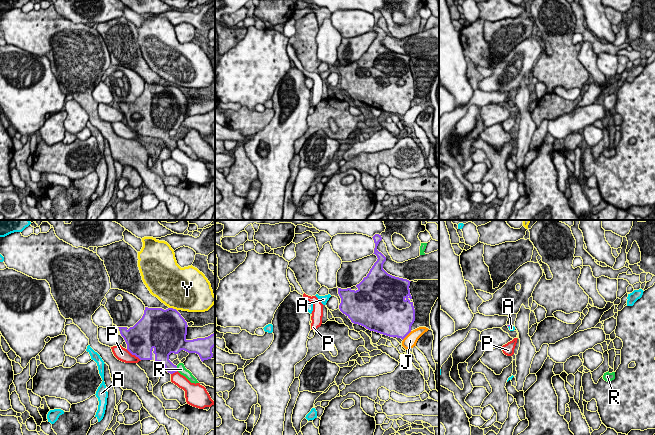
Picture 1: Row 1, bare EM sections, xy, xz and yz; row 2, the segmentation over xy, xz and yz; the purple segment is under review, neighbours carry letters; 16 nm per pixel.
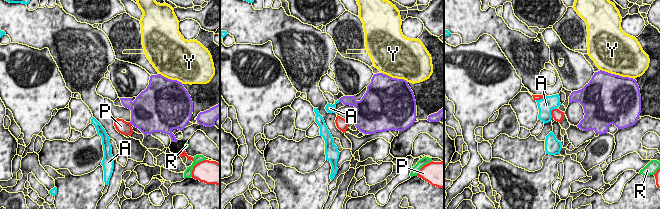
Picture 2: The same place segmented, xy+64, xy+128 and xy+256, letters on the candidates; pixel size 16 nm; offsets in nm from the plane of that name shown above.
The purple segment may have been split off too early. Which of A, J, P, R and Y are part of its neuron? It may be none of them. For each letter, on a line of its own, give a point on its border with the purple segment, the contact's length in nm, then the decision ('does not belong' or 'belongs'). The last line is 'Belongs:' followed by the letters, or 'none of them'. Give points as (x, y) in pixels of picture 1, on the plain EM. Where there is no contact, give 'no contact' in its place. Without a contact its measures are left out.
A: meets purple in yz at (509, 101); contact 70 nm long; belongs
J: meets purple in xz at (406, 111); contact 200 nm long; does not belong
P: meets purple in xy at (133, 130); contact 300 nm long; does not belong
R: meets purple in xy at (176, 144); contact 80 nm long; does not belong
Y: meets purple in xy at (172, 84); contact 160 nm long; does not belong
Belongs: A

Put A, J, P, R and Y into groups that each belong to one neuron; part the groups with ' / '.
A / J / P / R / Y

